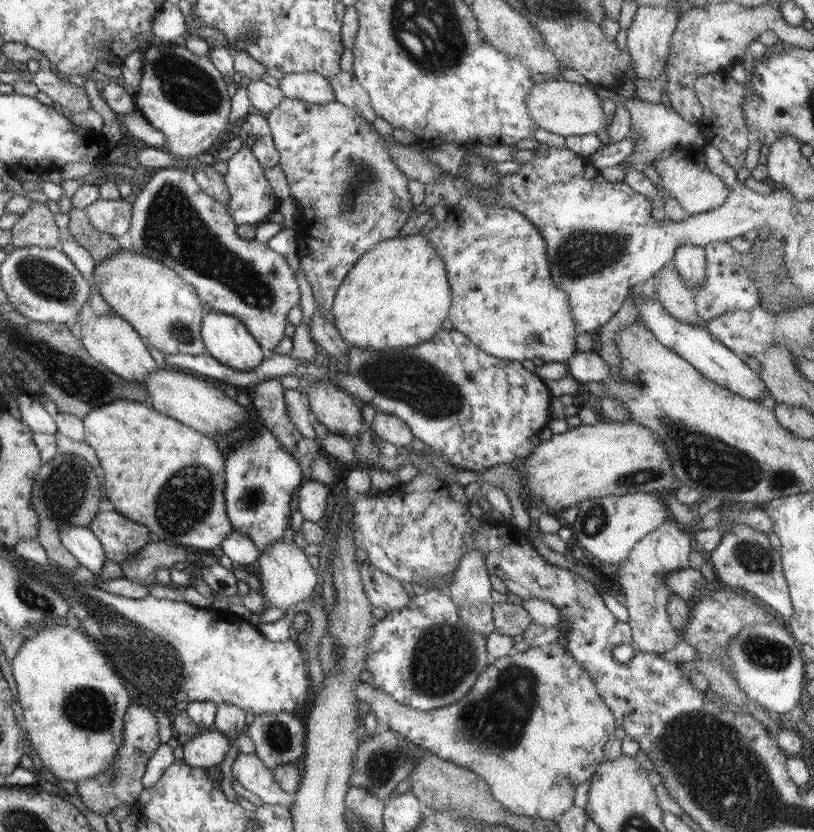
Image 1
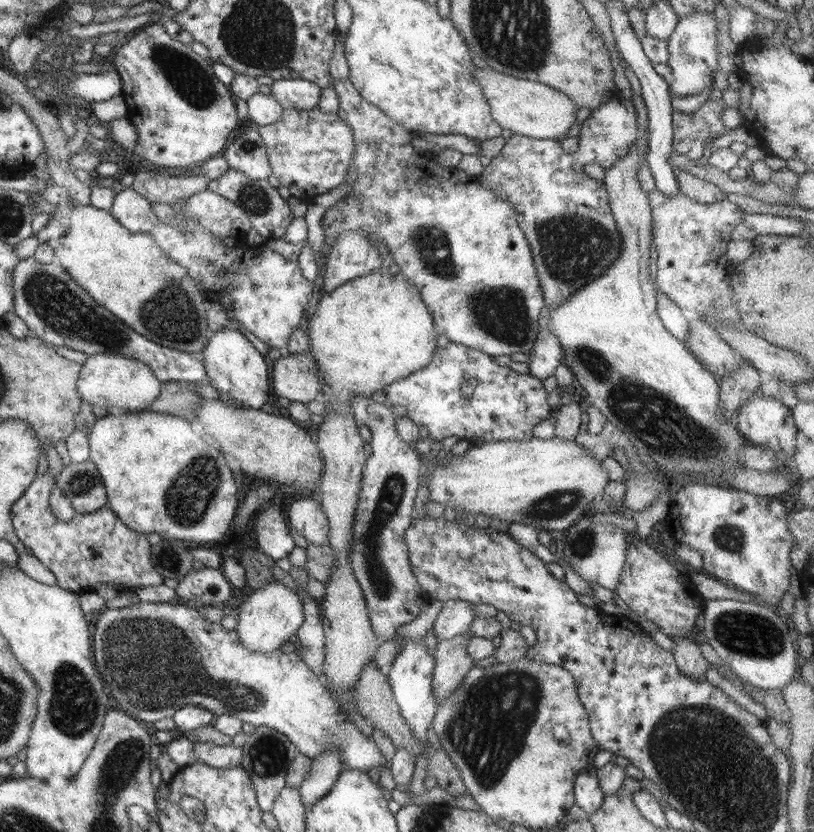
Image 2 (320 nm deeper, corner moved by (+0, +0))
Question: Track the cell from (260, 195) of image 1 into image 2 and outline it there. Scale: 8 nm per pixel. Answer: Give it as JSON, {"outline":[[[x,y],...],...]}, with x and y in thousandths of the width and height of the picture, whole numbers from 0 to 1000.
{"outline":[[[281,203],[270,214],[258,218],[254,228],[265,231],[265,233],[279,238],[283,243],[296,248],[308,264],[308,274],[317,278],[322,286],[348,286],[351,274],[362,261],[356,249],[354,249],[353,240],[344,237],[340,226],[334,225],[329,216],[310,215],[290,203]]]}

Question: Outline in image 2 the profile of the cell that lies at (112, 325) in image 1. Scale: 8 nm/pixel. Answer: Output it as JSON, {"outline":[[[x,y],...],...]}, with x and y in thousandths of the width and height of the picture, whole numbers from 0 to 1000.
{"outline":[[[117,425],[108,428],[97,447],[96,470],[101,475],[101,486],[117,486],[131,490],[134,498],[150,498],[152,495],[182,494],[187,486],[197,476],[199,458],[189,452],[183,440],[165,430],[155,430],[150,425]]]}

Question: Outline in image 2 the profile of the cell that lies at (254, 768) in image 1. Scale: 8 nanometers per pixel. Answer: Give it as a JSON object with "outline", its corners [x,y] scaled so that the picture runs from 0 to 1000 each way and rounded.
{"outline":[[[237,891],[237,907],[232,918],[249,916],[260,923],[285,923],[296,919],[299,898],[270,897],[257,892]]]}

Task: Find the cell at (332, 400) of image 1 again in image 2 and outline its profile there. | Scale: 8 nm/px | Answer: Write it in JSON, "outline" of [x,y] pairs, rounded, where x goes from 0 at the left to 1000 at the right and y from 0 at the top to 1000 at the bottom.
{"outline":[[[351,424],[337,434],[332,454],[342,476],[356,482],[378,484],[393,480],[398,462],[392,454],[389,438],[370,424]]]}

